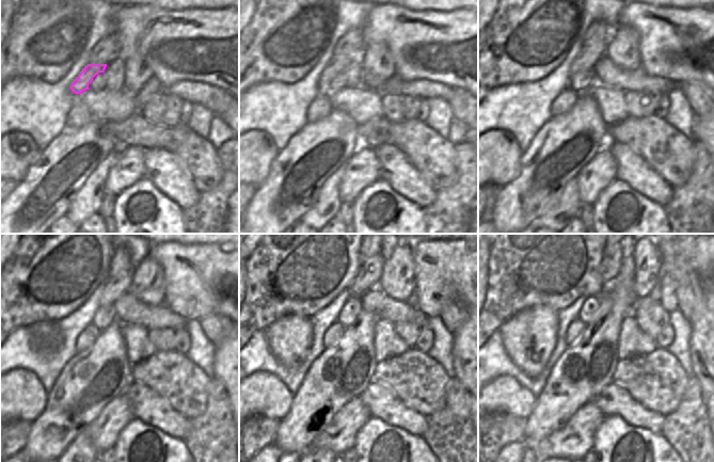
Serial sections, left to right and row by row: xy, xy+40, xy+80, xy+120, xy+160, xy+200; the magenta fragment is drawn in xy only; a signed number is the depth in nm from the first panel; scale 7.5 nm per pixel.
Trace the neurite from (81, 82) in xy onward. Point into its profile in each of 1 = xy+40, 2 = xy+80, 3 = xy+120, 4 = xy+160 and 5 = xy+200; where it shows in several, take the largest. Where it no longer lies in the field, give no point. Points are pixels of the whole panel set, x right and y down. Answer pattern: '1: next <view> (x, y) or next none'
1: next xy+40 (336, 65)
2: next xy+80 (596, 47)
3: next xy+120 (117, 286)
4: next xy+160 (368, 277)
5: next xy+200 (612, 260)

